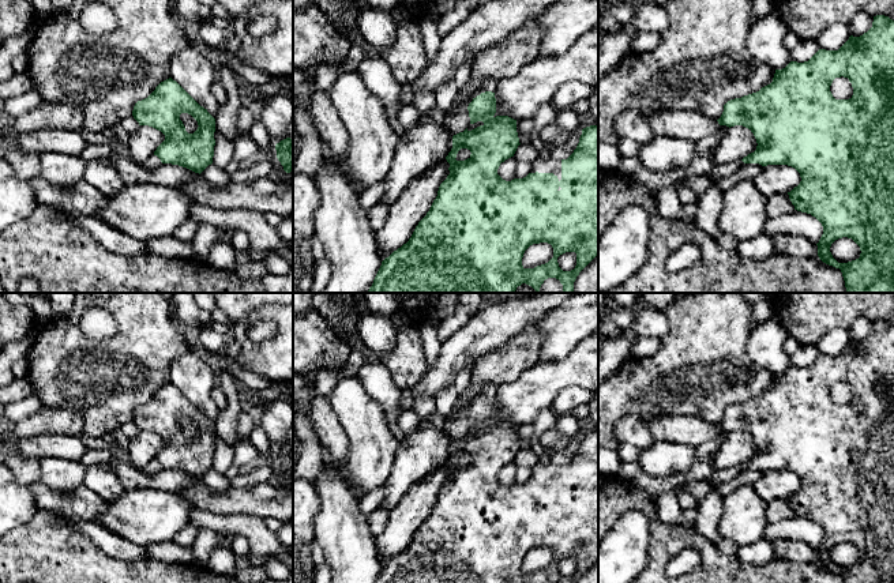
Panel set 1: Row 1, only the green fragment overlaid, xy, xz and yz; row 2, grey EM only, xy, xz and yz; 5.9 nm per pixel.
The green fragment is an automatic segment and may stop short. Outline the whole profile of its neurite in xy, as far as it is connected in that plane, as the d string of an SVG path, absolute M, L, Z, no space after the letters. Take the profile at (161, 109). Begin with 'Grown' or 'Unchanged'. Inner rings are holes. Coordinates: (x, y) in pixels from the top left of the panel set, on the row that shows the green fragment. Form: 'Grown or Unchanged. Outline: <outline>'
Grown. Outline: M172 78L161 82L147 98L138 101L132 116L139 125L153 127L165 135L154 154L142 163L144 169L172 163L200 174L213 163L215 119ZM181 113L198 121L194 133L185 131Z

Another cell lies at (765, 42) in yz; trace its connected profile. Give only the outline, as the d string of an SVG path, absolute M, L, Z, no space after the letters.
M773 11L765 19L752 23L747 48L755 59L775 69L782 69L792 61L790 53L784 45L785 33L785 23Z

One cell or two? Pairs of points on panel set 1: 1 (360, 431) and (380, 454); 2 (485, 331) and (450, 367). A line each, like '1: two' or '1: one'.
1: one
2: one

